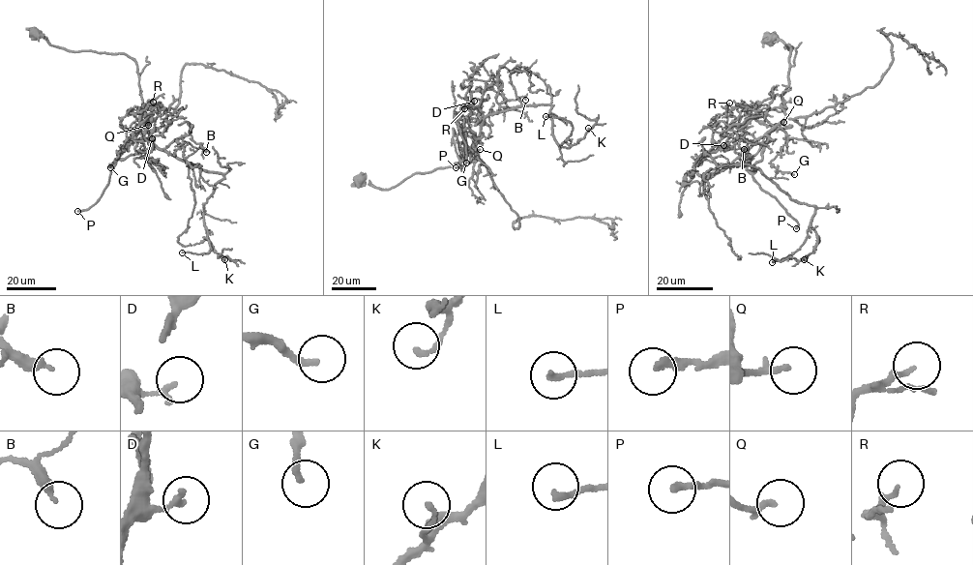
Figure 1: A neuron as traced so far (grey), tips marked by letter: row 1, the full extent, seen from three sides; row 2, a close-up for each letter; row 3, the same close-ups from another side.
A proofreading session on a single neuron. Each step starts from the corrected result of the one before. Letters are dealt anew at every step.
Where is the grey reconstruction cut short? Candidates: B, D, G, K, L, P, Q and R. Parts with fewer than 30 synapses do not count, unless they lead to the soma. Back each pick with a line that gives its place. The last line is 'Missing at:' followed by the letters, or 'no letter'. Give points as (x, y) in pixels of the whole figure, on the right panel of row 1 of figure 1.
P: at (796, 228)
Q: at (783, 122)
Missing at: P, Q

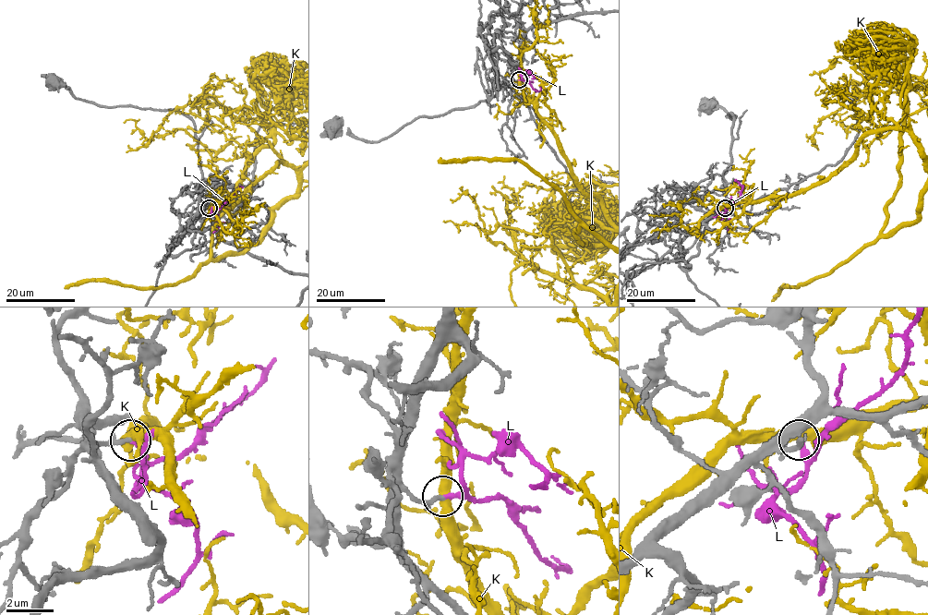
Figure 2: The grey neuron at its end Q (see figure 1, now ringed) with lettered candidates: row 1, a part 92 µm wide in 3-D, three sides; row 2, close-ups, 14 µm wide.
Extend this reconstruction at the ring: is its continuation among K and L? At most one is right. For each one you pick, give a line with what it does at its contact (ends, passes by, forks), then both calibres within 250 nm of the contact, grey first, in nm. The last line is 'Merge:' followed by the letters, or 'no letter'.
L: it ends; calibres 200 and 240 nm
Merge: L

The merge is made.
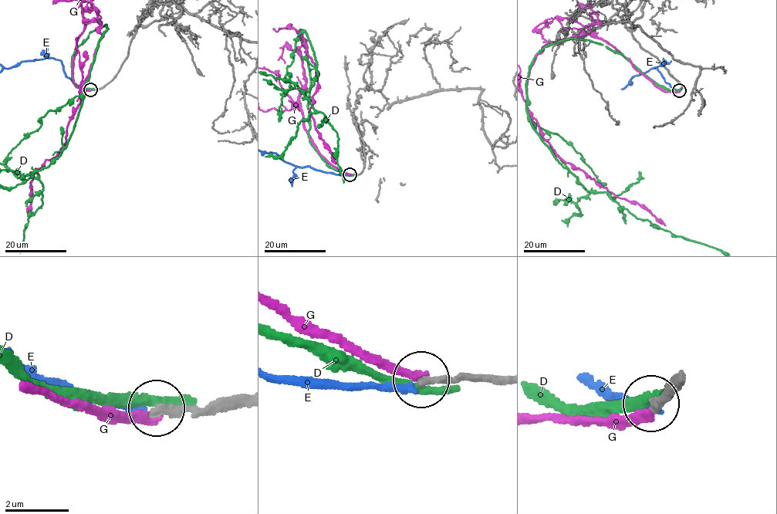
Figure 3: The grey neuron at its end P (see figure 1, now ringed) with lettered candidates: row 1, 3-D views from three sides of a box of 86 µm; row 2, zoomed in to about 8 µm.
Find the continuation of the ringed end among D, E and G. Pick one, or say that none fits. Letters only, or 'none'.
none

